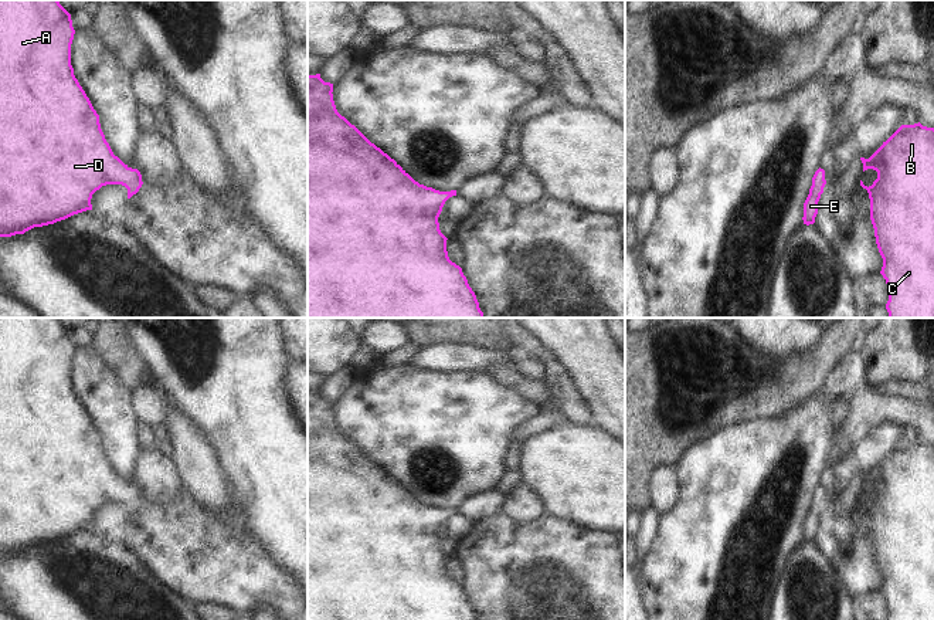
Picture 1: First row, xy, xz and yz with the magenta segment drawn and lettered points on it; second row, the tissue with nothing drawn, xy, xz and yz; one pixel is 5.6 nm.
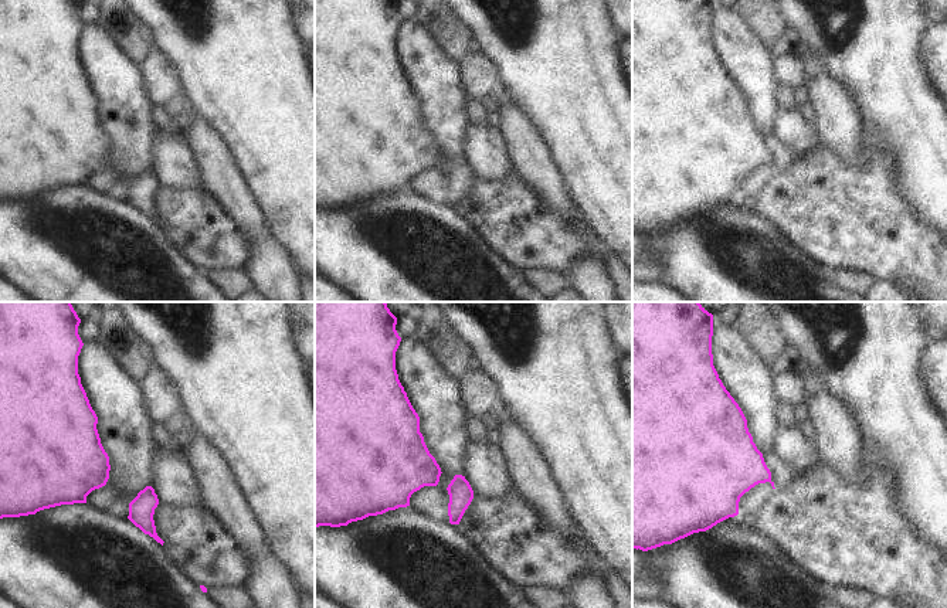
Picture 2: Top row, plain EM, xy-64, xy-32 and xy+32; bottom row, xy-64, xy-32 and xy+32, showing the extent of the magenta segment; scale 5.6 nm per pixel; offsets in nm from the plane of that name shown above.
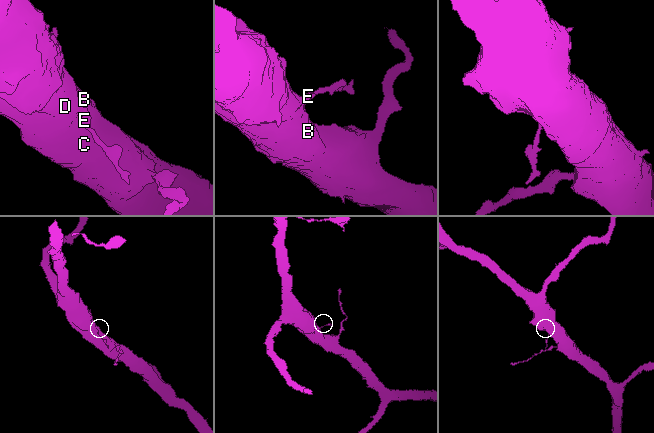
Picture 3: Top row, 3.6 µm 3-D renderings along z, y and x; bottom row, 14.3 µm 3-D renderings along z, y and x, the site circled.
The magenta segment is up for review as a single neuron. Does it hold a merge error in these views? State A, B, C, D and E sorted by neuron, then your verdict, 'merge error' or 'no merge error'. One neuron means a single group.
A B C D E; no merge error

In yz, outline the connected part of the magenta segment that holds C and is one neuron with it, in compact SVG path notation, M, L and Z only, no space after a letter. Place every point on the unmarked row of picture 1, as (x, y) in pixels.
M920 440L914 443L901 443L883 463L869 475L860 475L863 489L873 487L877 489L877 497L872 504L860 504L867 508L870 516L870 538L874 546L876 562L883 576L880 592L886 597L889 606L887 620L934 620L934 445L923 444Z

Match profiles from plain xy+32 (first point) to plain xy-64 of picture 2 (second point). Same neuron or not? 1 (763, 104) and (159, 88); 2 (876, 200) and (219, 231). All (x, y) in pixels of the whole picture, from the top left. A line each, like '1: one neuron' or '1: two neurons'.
1: two neurons
2: one neuron

